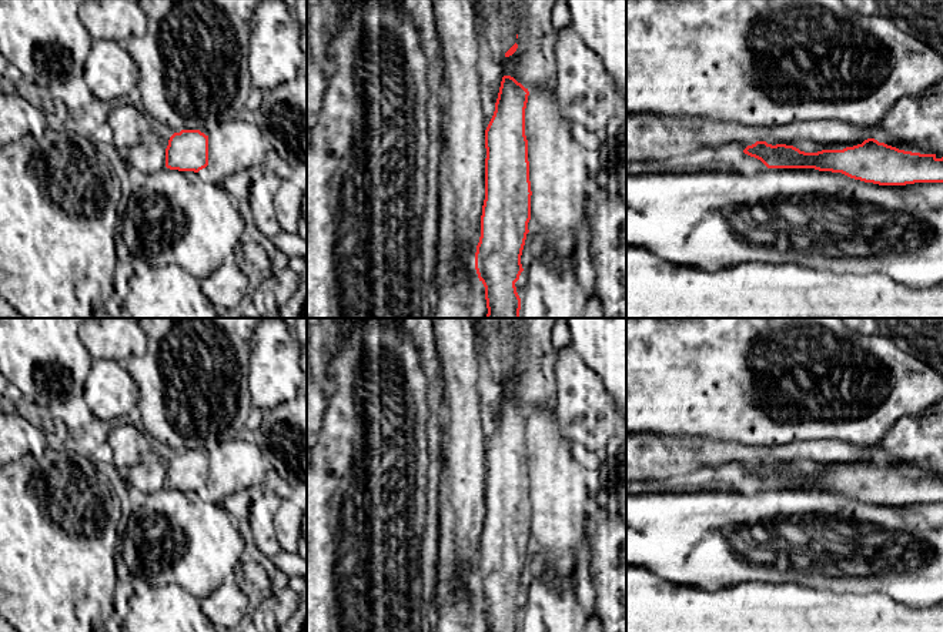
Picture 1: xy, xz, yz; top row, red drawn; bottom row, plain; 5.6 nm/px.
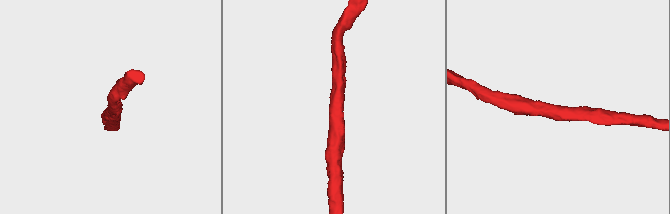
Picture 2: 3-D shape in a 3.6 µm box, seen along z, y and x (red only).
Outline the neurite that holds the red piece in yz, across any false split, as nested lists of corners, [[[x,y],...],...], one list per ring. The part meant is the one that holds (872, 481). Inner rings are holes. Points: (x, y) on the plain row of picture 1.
[[[875,458],[843,469],[817,472],[756,461],[743,472],[760,479],[768,488],[815,488],[879,505],[943,502],[943,476],[899,469]]]

